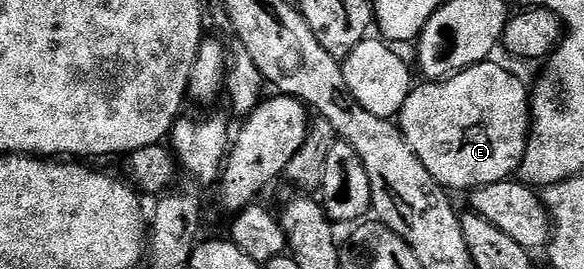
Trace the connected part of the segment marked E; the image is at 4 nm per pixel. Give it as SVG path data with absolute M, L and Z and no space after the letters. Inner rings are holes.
M486 61L484 63L476 63L474 67L469 67L466 71L461 71L457 75L451 75L448 79L437 81L422 82L422 87L414 86L410 95L402 105L399 114L399 126L401 128L401 136L404 137L405 143L415 153L415 157L419 157L419 161L423 161L423 169L427 169L427 173L431 173L431 177L435 182L440 183L442 187L450 192L465 191L472 192L479 187L486 187L492 183L504 183L510 178L509 175L520 168L525 150L527 149L527 140L529 140L529 125L531 122L531 91L525 83L517 75L512 75L505 67L500 67L494 61Z

